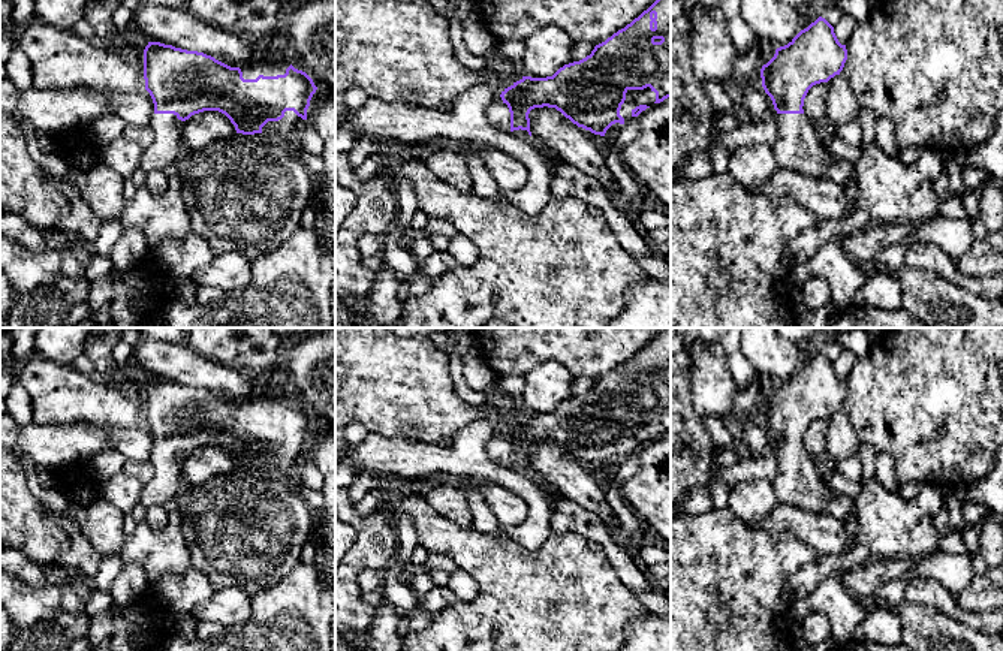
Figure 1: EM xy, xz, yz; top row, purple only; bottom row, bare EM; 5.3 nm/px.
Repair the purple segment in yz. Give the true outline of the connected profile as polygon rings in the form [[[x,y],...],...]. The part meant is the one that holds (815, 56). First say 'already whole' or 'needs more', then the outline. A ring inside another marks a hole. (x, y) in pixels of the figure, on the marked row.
needs more; [[[822,16],[801,30],[787,45],[775,49],[774,57],[762,66],[760,78],[765,93],[777,111],[778,141],[772,151],[778,168],[790,169],[802,177],[826,177],[831,159],[814,132],[814,124],[804,114],[804,99],[808,90],[820,82],[828,82],[844,67],[847,60],[846,45],[841,45],[834,27]]]

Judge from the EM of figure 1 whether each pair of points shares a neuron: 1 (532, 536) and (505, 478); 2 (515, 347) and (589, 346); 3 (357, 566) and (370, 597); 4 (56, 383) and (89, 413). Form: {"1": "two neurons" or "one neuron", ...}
{"1": "one neuron", "2": "one neuron", "3": "two neurons", "4": "one neuron"}

